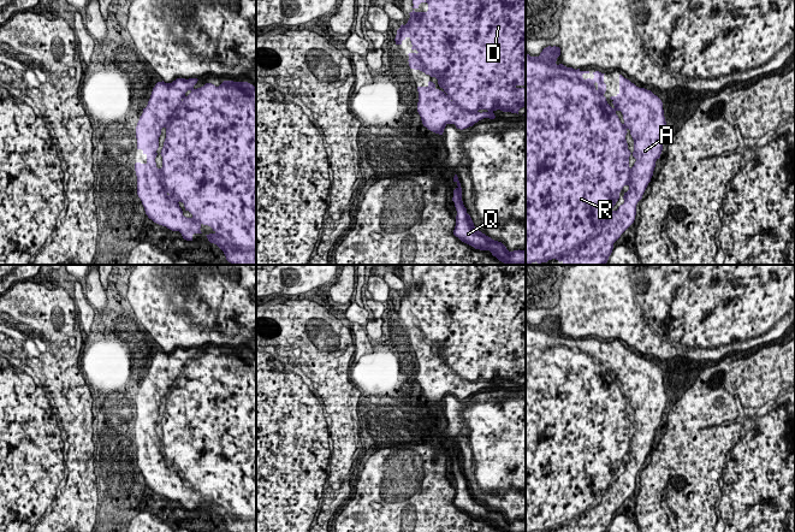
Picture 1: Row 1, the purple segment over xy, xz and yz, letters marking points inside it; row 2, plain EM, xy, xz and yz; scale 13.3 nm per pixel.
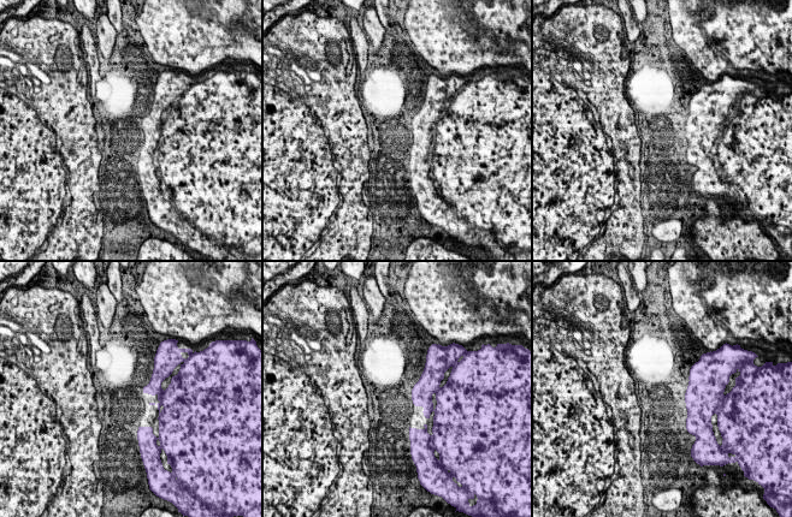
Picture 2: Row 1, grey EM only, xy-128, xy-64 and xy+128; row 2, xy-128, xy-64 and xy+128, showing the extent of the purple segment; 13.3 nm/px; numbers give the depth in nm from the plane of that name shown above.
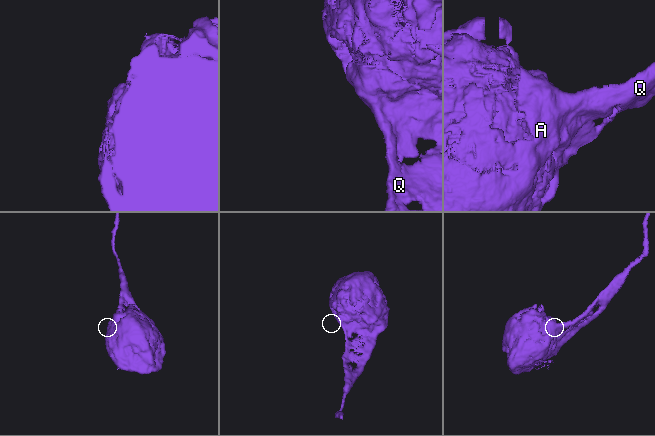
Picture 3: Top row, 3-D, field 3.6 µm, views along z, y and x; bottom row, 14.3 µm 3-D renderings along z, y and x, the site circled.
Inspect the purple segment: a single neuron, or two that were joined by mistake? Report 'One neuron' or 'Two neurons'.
One neuron

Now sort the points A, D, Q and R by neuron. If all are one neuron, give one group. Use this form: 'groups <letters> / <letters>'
groups A D Q R

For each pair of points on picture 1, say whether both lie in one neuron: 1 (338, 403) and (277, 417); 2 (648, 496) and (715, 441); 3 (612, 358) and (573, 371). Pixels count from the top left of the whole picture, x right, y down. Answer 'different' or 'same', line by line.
1: same
2: same
3: same

